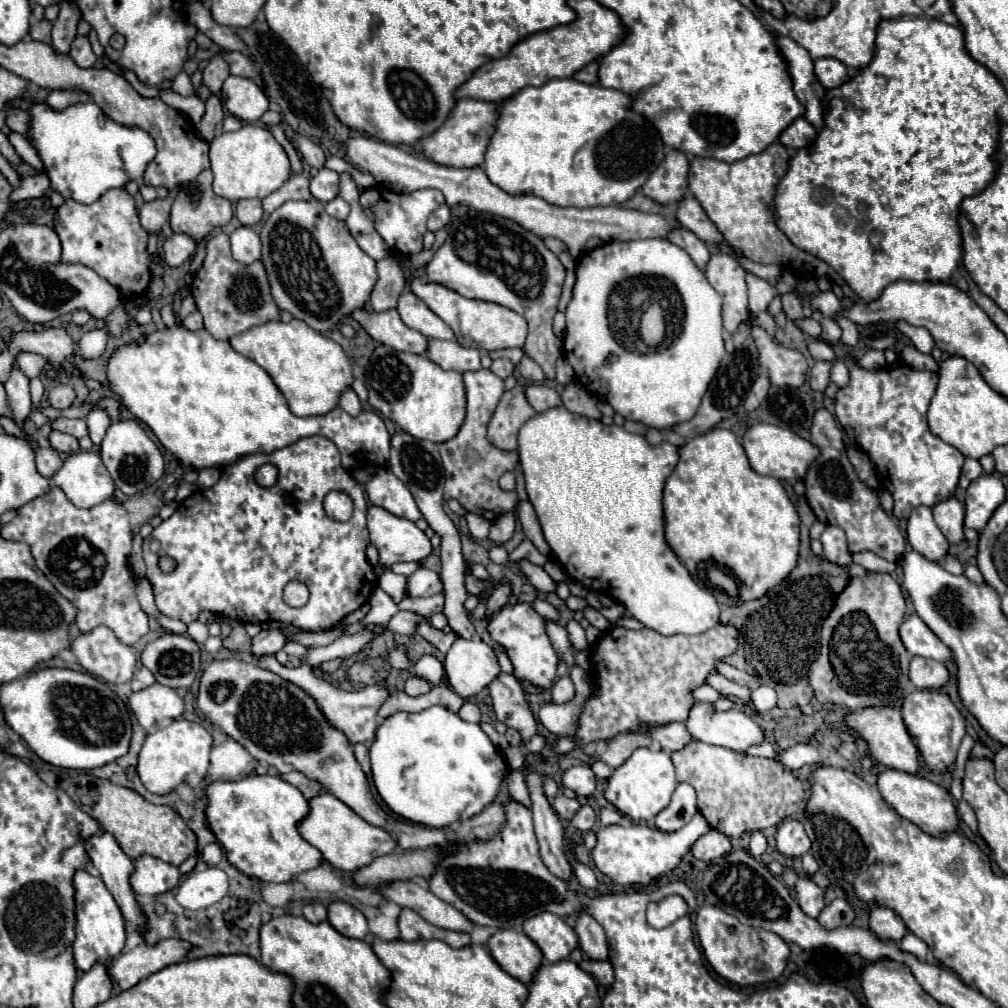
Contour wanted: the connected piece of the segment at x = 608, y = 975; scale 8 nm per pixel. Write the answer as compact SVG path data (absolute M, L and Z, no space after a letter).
M585 959L579 963L579 966L584 971L595 976L595 980L605 986L605 988L611 988L613 986L613 968L611 968L611 962L597 962L597 960Z

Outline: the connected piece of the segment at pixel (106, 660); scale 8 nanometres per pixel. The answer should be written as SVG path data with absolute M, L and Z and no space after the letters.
M97 626L89 632L81 632L71 640L69 650L89 674L103 678L105 682L129 682L135 672L135 652L131 646L123 644L107 626Z

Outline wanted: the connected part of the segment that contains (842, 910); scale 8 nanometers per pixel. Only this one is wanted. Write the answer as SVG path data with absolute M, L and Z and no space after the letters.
M837 898L837 900L833 900L829 906L825 906L823 910L821 910L821 914L819 914L819 924L823 926L823 928L827 928L827 930L835 930L835 928L839 928L839 926L849 926L851 922L853 922L853 918L855 918L855 912L853 912L853 908L847 904L847 900L843 900L843 898Z

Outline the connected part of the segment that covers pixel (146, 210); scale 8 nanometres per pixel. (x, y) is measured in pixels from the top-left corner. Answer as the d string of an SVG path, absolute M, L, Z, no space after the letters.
M174 188L165 196L165 198L159 198L159 200L153 200L153 202L145 202L139 210L139 218L141 218L141 226L149 232L149 234L159 234L163 224L169 220L169 214L171 214L171 205L179 193L180 188Z

